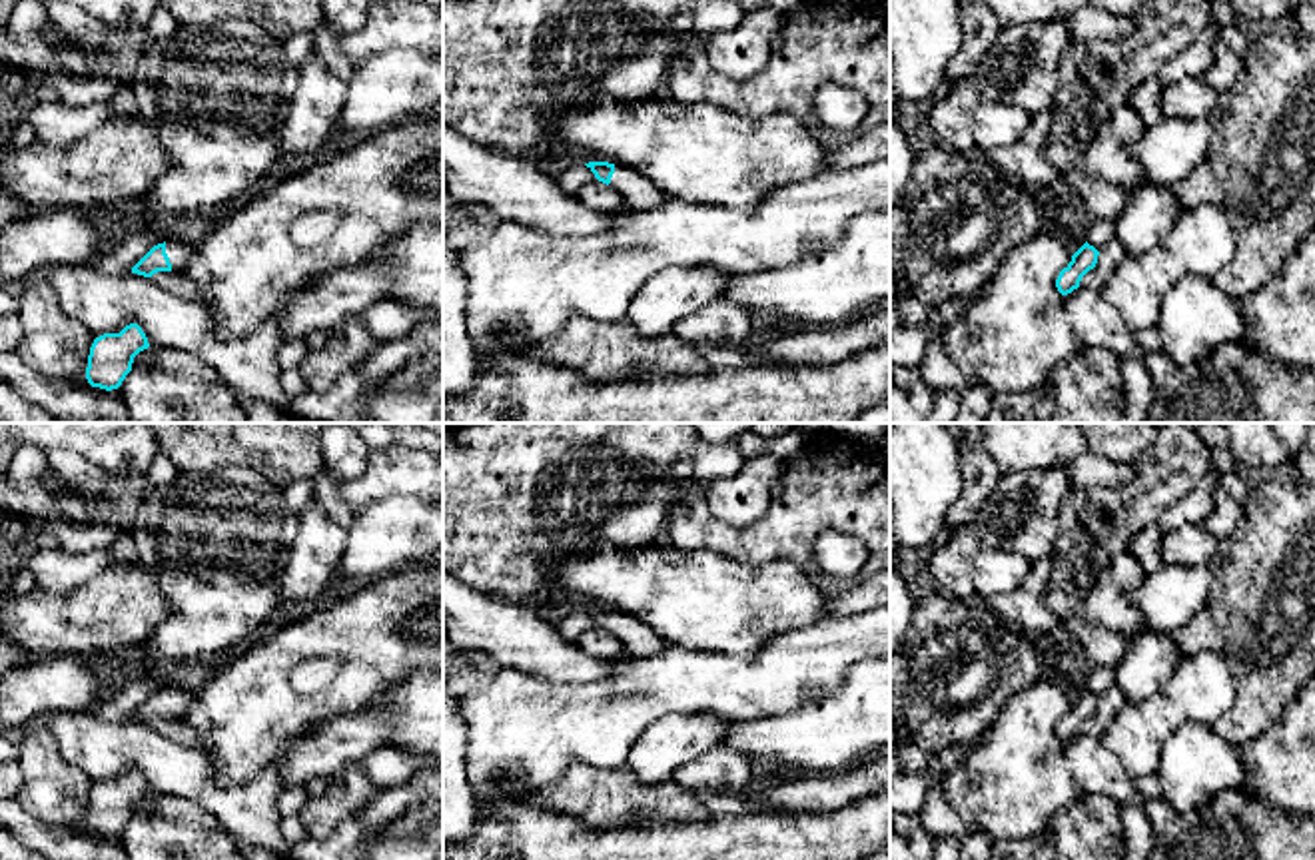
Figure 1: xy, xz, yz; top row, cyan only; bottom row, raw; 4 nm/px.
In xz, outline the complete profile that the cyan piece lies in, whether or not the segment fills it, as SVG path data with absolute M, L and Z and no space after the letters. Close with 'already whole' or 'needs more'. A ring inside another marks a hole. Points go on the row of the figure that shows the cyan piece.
M589 162L585 166L599 182L611 186L629 210L653 210L666 198L647 178L619 162Z | needs more

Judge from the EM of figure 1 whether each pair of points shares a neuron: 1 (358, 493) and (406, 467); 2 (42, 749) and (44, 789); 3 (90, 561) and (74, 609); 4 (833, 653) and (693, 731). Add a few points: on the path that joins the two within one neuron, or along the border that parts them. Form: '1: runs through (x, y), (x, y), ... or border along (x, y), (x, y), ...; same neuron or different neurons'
1: runs through (370, 485), (394, 469); same neuron
2: runs through (42, 759), (44, 779); same neuron
3: border along (126, 565), (102, 569), (62, 593), (36, 587); different neurons
4: border along (673, 713), (715, 713), (729, 719); different neurons

